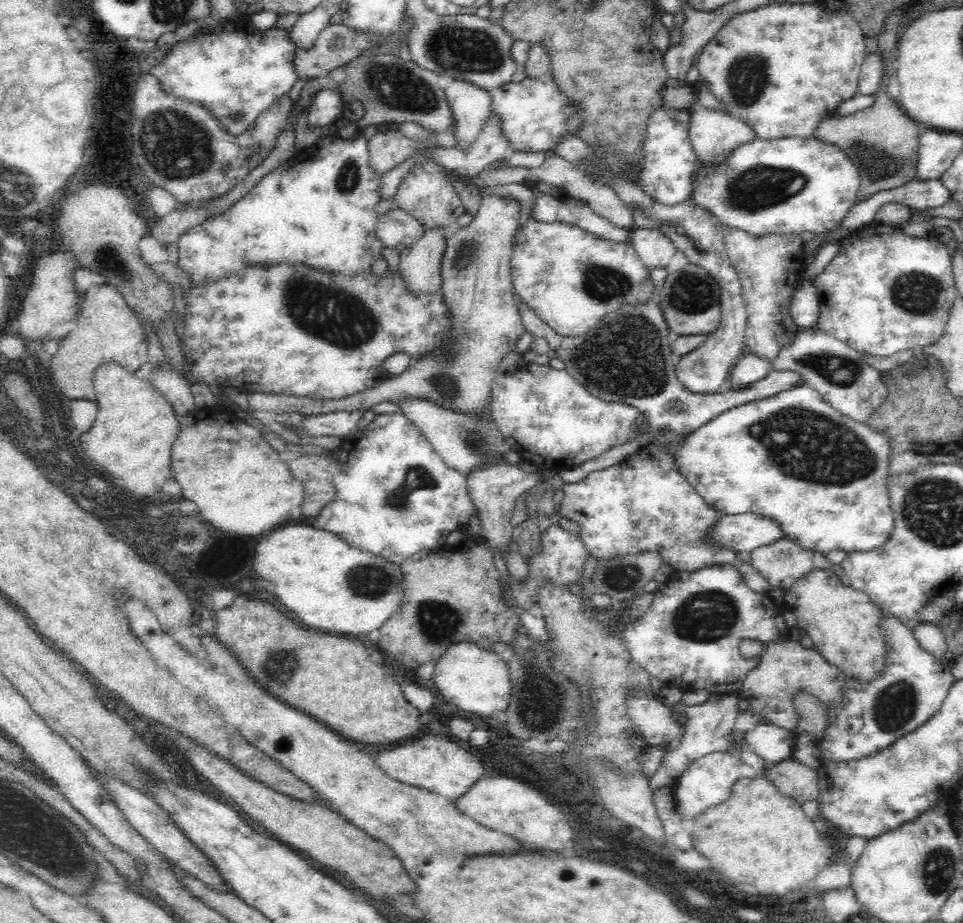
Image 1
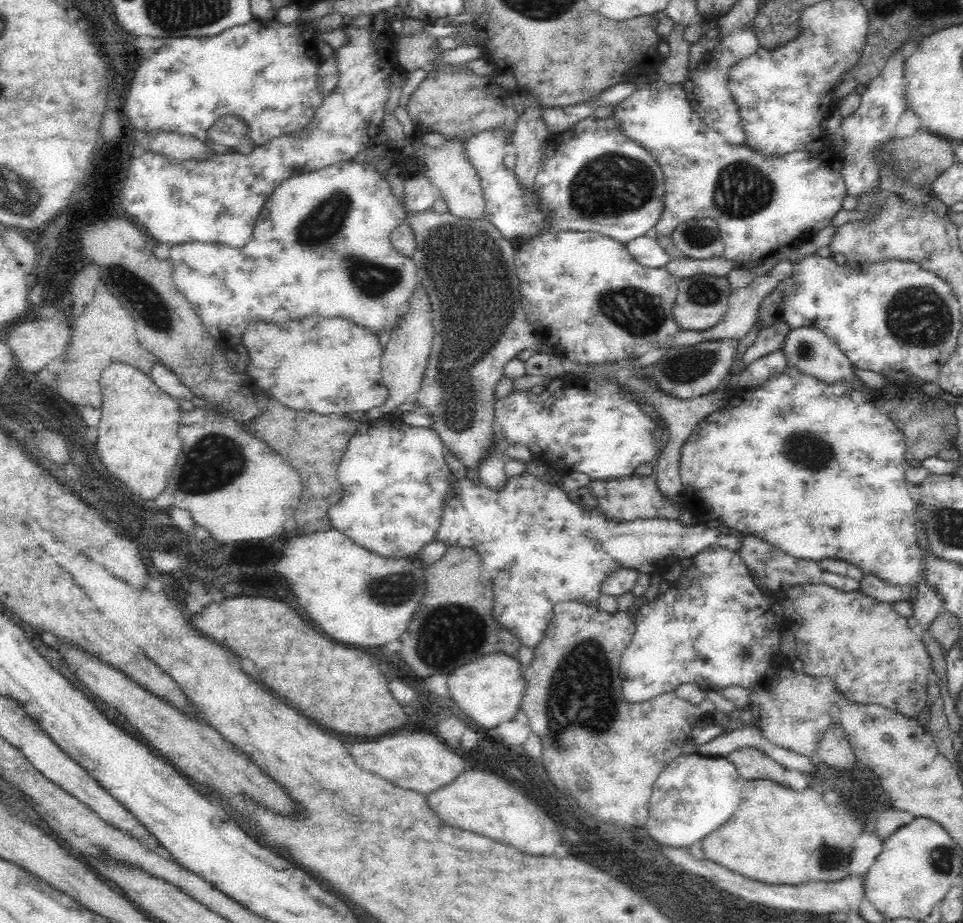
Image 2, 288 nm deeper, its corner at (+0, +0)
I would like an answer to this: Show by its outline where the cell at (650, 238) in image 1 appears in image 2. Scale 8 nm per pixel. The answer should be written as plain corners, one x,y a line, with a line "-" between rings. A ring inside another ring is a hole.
652,234
638,236
630,240
626,246
628,252
634,256
634,260
648,268
666,268
666,264
672,260
672,256
660,246
658,238

